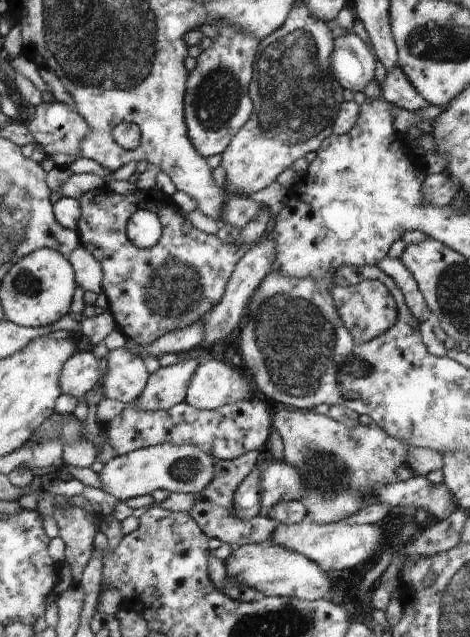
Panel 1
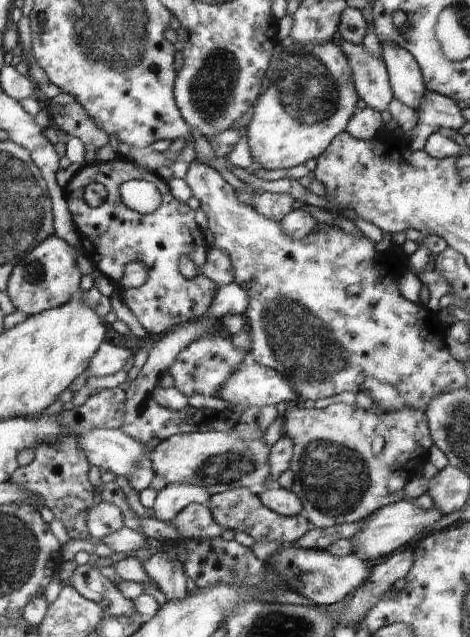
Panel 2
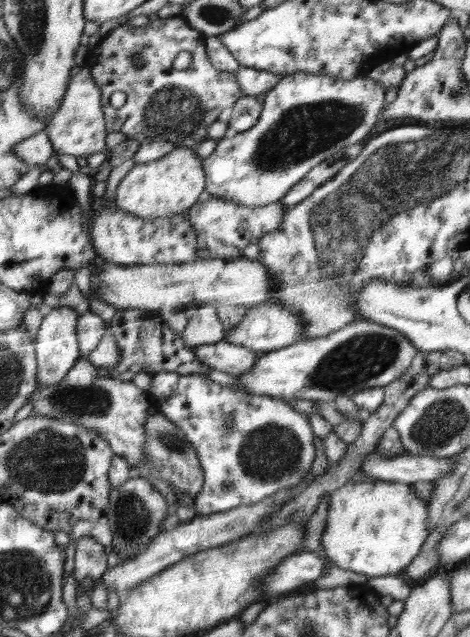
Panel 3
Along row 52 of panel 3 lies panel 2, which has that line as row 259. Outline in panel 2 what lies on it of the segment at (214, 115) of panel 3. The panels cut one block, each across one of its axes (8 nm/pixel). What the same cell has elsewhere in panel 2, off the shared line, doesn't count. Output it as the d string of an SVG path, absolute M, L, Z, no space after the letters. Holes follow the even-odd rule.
M118 155L106 163L84 164L63 191L81 236L81 248L102 276L114 285L122 280L124 267L131 262L140 261L148 270L147 281L138 288L120 292L120 288L114 286L148 336L166 335L174 327L207 314L220 286L202 273L197 273L191 280L184 277L178 269L178 260L182 254L187 254L199 271L207 259L208 241L202 228L194 221L194 211L171 195L168 183L154 170L142 168ZM132 179L150 181L160 191L161 203L154 212L143 215L122 202L120 185ZM91 182L100 182L107 190L106 200L94 208L86 203L83 195Z

